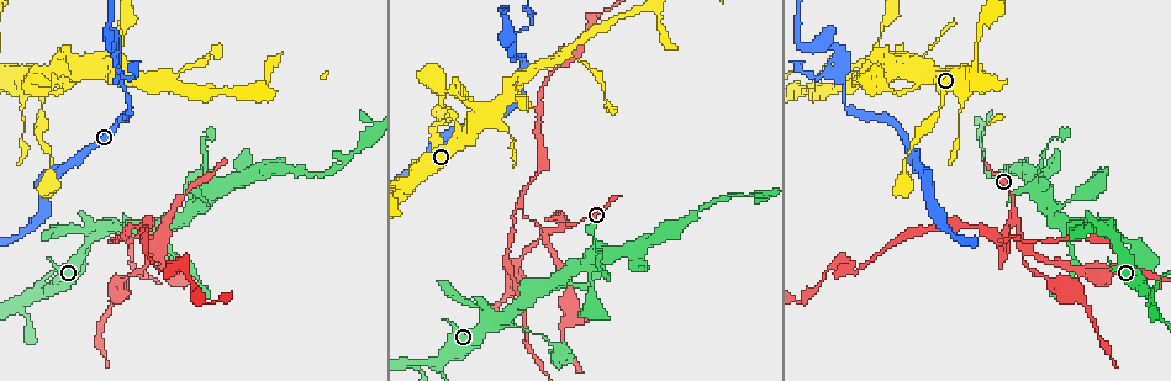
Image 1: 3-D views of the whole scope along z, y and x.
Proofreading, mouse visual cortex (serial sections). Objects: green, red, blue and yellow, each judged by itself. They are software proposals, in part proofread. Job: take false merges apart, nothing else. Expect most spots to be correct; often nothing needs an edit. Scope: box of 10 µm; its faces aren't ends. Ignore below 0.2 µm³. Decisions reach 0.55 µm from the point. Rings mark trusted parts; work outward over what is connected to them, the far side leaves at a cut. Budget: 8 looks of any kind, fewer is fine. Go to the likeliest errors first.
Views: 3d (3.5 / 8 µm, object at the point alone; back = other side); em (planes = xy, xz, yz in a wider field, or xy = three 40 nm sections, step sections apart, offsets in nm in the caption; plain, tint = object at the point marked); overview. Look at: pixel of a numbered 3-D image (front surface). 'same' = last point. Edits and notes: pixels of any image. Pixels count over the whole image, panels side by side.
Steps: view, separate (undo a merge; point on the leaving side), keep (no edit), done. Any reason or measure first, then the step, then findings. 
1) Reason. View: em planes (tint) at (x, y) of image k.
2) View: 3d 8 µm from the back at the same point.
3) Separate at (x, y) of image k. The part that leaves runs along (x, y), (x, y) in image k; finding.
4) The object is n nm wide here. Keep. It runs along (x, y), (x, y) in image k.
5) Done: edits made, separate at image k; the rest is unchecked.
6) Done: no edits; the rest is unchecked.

Three-way junction. View: 3d 3.5 µm at (1022, 237) of image 1.

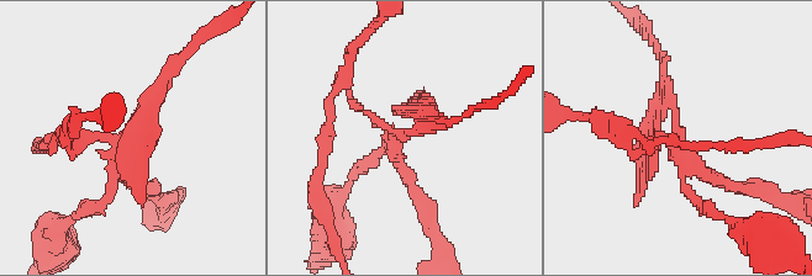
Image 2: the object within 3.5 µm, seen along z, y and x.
View: em xy step 5 (tint) at (399, 132) of image 2.

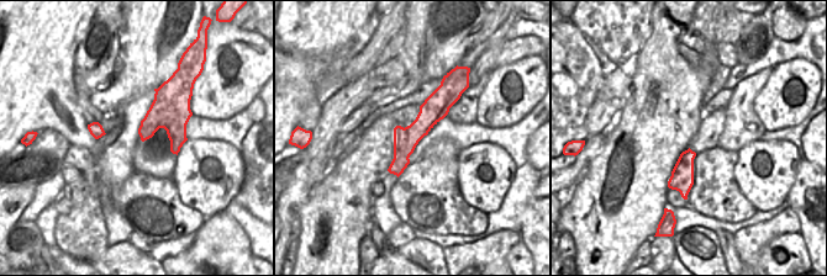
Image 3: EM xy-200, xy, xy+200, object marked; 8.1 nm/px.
The object is 200 nm wide here. Separate at (727, 182) of image 2. A second cell is stuck on.

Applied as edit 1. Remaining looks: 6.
Sharp bend. View: 3d 8 µm at (421, 362) of image 1.

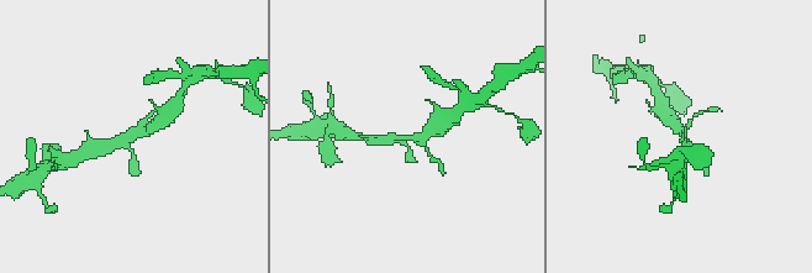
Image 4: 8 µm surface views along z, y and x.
View: 3d 3.5 µm from the back at the same point.

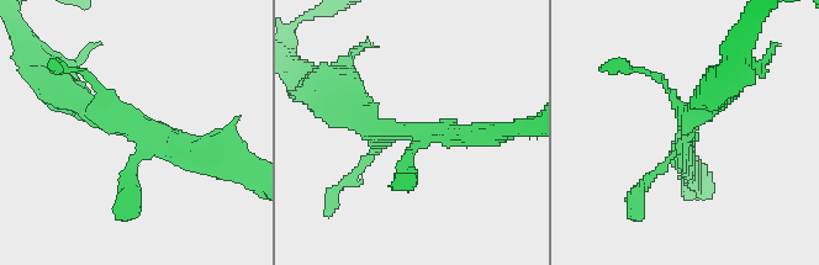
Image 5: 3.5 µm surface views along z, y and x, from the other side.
3 arms meet here; the arms are 150, 250, 350 nm wide; shape alone is not enough. View: em planes (tint) at (688, 135) of image 5.

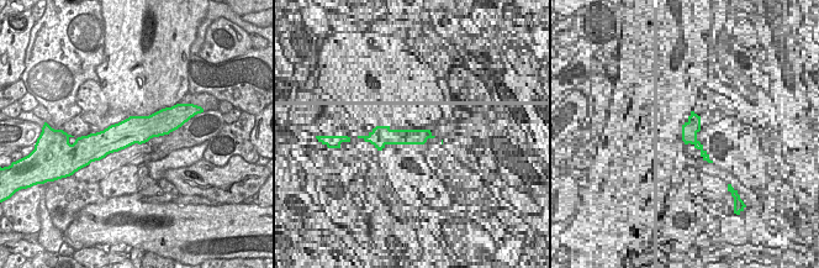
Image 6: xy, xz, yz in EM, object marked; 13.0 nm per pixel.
The object is 360 nm wide here. Keep. It runs along (70, 96), (199, 168) in image 5; one cell here.

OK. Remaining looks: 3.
Arms part here. View: 3d 3.5 µm at (478, 108) of image 1.

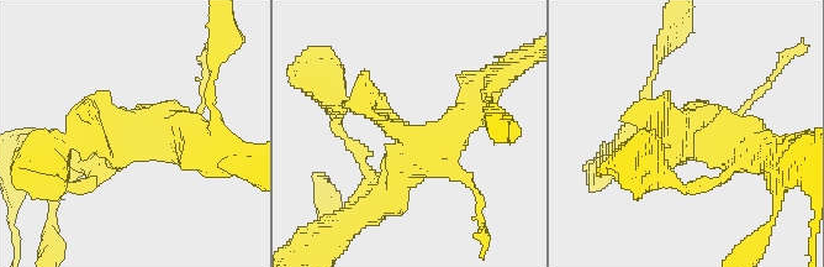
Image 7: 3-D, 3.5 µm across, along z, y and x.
View: em xy step 1 (tint) at (404, 139) of image 7.

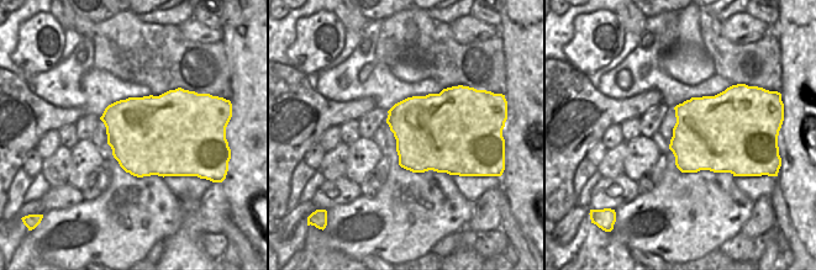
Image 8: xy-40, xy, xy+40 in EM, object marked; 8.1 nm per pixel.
View: em xy step 2 (tint) at the same point.

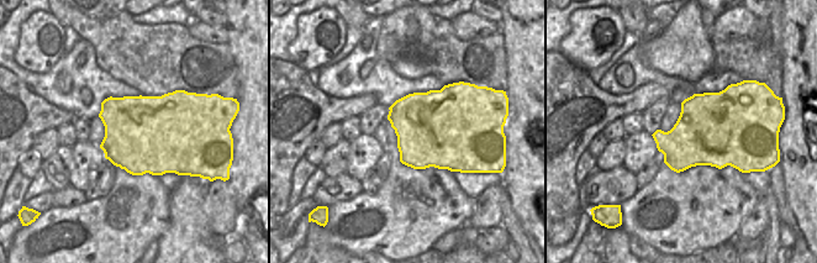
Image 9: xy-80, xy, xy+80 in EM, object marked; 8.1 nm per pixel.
Keep. It runs along (369, 208), (475, 100) in image 7; one cell here.

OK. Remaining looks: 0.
Done: edits made, separate at image 2; the rest is unchecked.

